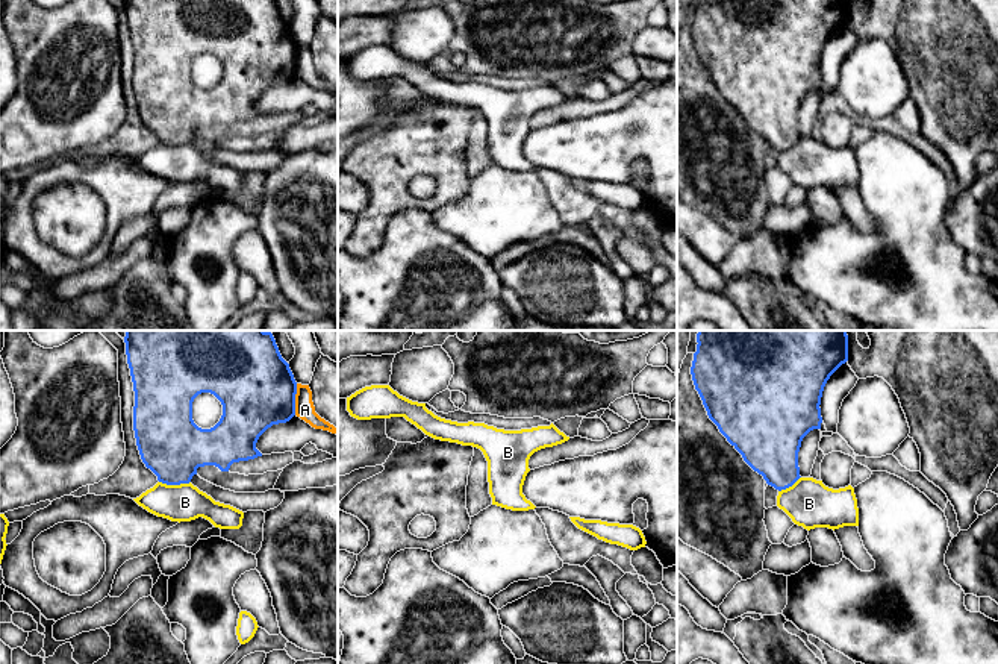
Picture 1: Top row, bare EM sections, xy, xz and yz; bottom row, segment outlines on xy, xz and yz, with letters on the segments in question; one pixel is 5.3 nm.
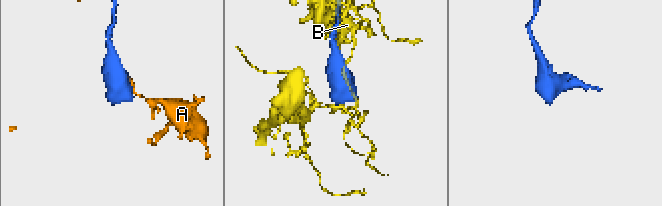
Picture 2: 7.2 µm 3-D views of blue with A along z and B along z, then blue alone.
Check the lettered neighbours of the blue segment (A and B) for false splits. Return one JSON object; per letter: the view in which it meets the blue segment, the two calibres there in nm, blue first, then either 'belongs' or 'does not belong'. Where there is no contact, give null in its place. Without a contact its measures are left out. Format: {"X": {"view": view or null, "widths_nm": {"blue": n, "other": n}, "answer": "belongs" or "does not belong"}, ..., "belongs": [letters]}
{"A": {"view": "xy", "widths_nm": {"blue": 400, "other": 100}, "answer": "does not belong"}, "B": {"view": "xy", "widths_nm": {"blue": 340, "other": 200}, "answer": "does not belong"}, "belongs": []}

